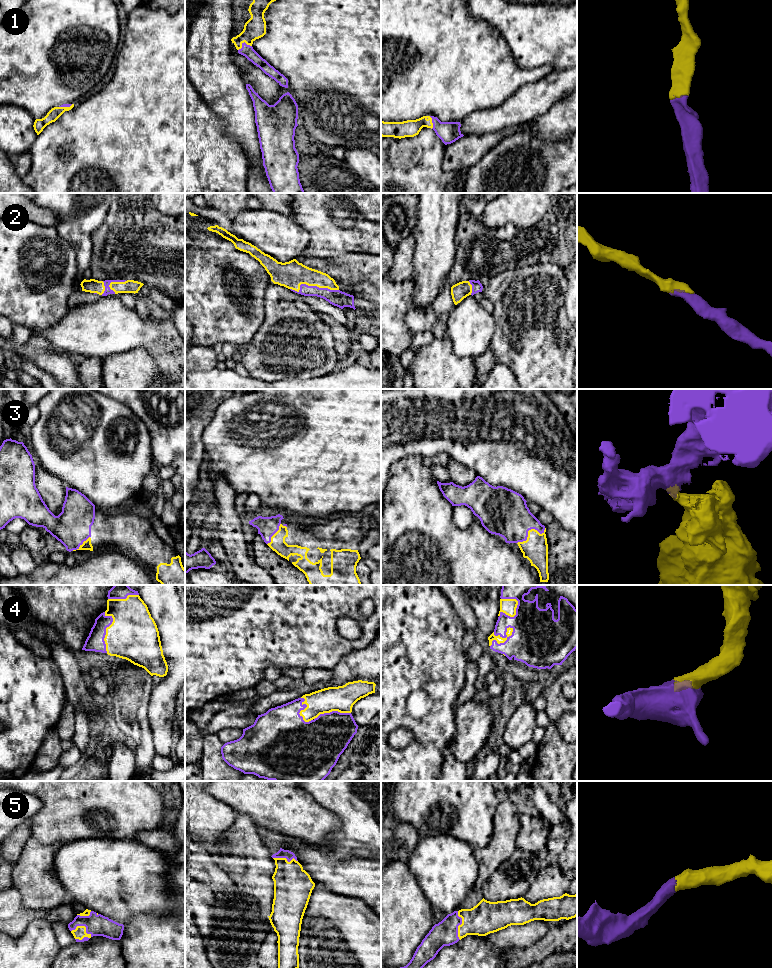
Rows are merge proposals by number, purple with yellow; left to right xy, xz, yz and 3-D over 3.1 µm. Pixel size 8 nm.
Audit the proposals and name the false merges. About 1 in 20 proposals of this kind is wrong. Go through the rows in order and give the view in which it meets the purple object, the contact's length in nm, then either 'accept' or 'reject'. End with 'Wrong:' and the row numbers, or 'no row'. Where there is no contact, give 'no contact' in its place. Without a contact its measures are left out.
1: contact in xz; length 120 nm; accept
2: contact in xz; length 400 nm; accept
3: contact in yz; length 260 nm; accept
4: contact in yz; length 240 nm; accept
5: contact in xy; length 180 nm; accept
Wrong: no row

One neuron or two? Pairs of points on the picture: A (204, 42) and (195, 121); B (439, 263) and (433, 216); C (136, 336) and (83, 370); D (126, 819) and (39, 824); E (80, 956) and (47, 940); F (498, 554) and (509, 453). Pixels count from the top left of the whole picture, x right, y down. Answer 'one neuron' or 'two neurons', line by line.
A: two neurons
B: one neuron
C: two neurons
D: one neuron
E: two neurons
F: two neurons

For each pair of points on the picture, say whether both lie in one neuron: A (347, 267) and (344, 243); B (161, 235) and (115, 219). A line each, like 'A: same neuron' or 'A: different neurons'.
A: different neurons
B: same neuron

